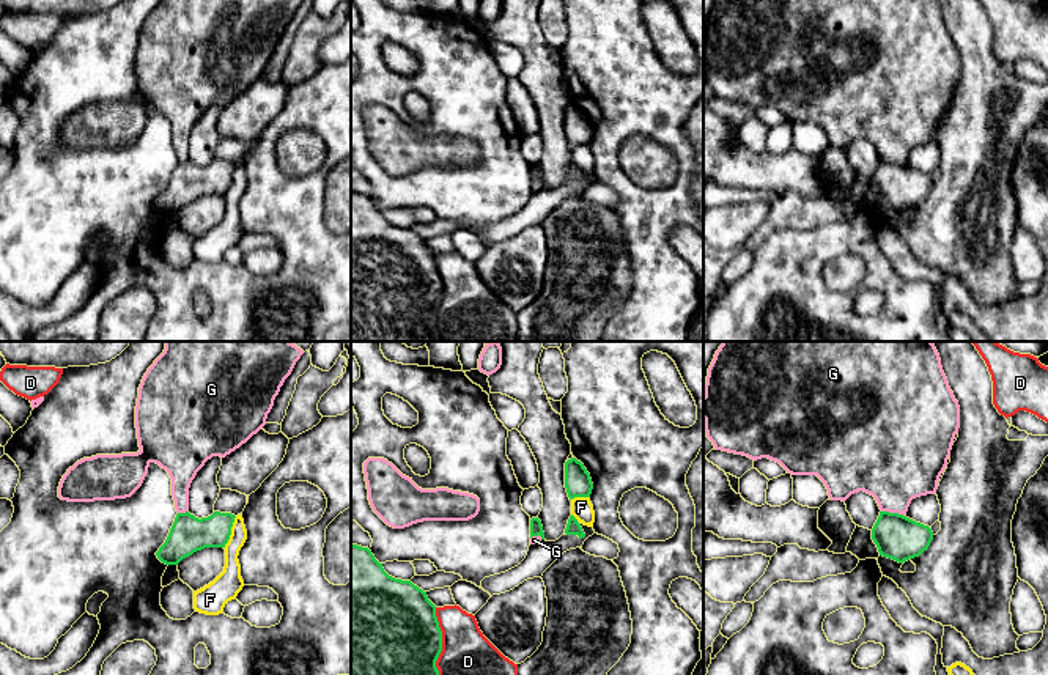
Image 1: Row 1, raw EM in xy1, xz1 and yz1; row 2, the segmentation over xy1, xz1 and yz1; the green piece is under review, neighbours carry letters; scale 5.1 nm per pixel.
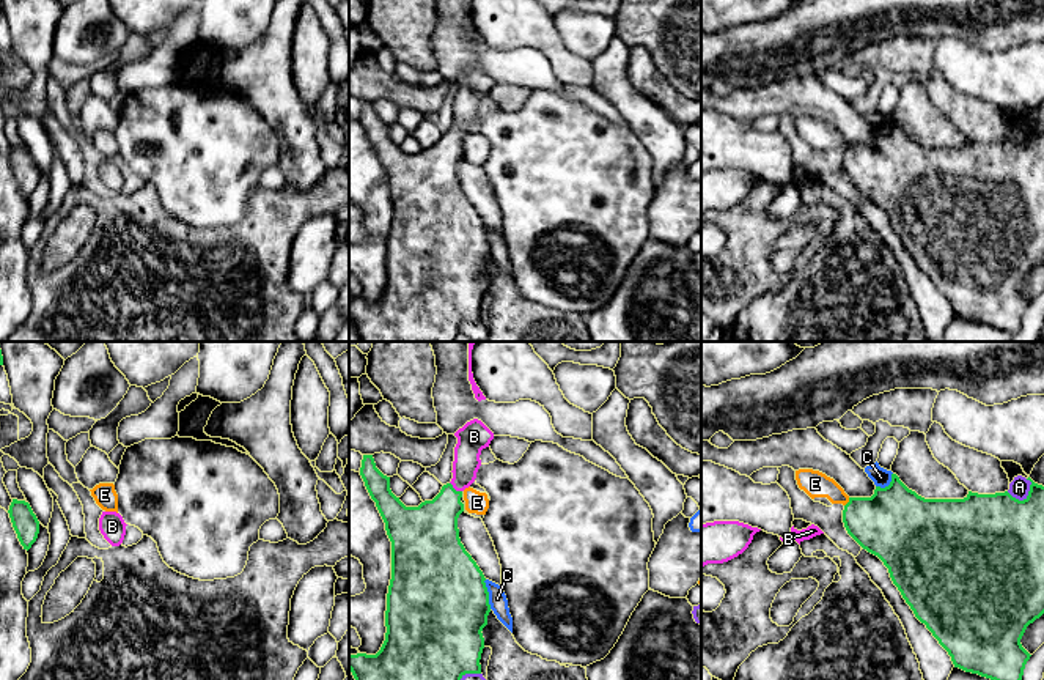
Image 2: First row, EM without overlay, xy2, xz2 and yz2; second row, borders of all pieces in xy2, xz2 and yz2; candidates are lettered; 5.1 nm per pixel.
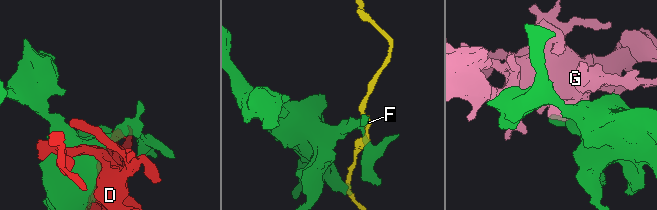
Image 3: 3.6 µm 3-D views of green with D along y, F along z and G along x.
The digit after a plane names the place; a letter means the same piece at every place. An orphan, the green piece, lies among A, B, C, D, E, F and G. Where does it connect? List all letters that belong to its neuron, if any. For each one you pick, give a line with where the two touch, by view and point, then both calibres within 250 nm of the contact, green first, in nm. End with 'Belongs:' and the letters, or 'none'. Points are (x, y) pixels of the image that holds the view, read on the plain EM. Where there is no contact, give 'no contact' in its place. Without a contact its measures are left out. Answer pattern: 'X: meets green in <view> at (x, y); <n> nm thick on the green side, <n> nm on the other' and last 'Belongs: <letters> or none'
B: meets green in xz2 at (453, 136); 280 nm thick on the green side, 140 nm on the other
Belongs: B

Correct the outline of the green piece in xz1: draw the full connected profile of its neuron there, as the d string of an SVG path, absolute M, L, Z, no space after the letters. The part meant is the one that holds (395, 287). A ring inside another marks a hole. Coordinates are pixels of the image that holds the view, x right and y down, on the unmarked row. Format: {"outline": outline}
{"outline": "M351 190L351 341L442 341L436 308L442 299L442 278L436 264L436 253L428 247L426 239L411 228L389 223L368 195Z"}

